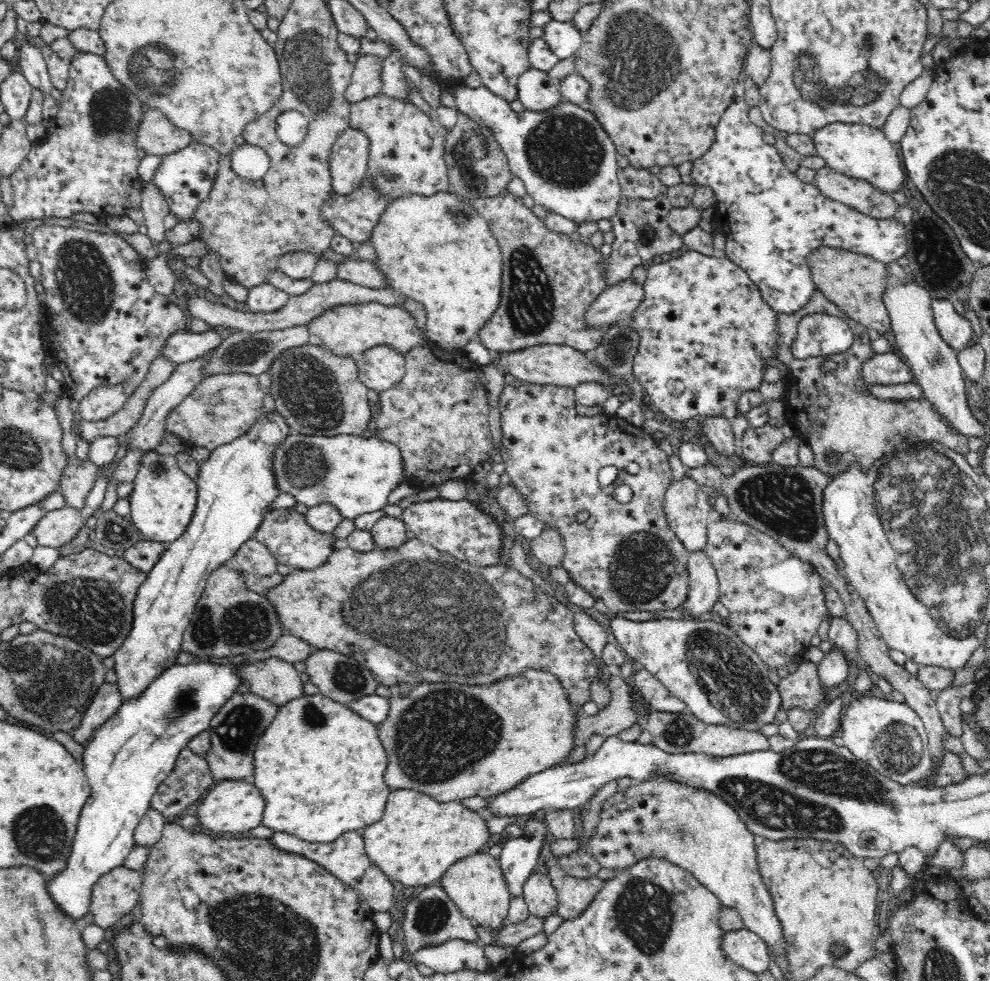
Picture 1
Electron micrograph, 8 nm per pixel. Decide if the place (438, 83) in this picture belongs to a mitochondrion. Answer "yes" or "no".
no

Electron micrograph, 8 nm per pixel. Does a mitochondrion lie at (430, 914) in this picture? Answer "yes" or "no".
yes

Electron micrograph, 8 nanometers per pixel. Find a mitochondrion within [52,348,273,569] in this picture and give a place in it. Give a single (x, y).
(113, 531)

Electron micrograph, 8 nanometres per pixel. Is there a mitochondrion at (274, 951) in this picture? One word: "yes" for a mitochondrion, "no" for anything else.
yes

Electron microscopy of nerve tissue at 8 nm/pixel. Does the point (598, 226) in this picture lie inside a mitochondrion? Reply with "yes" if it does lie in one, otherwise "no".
no

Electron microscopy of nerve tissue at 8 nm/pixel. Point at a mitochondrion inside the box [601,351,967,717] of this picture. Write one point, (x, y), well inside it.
(784, 502)

